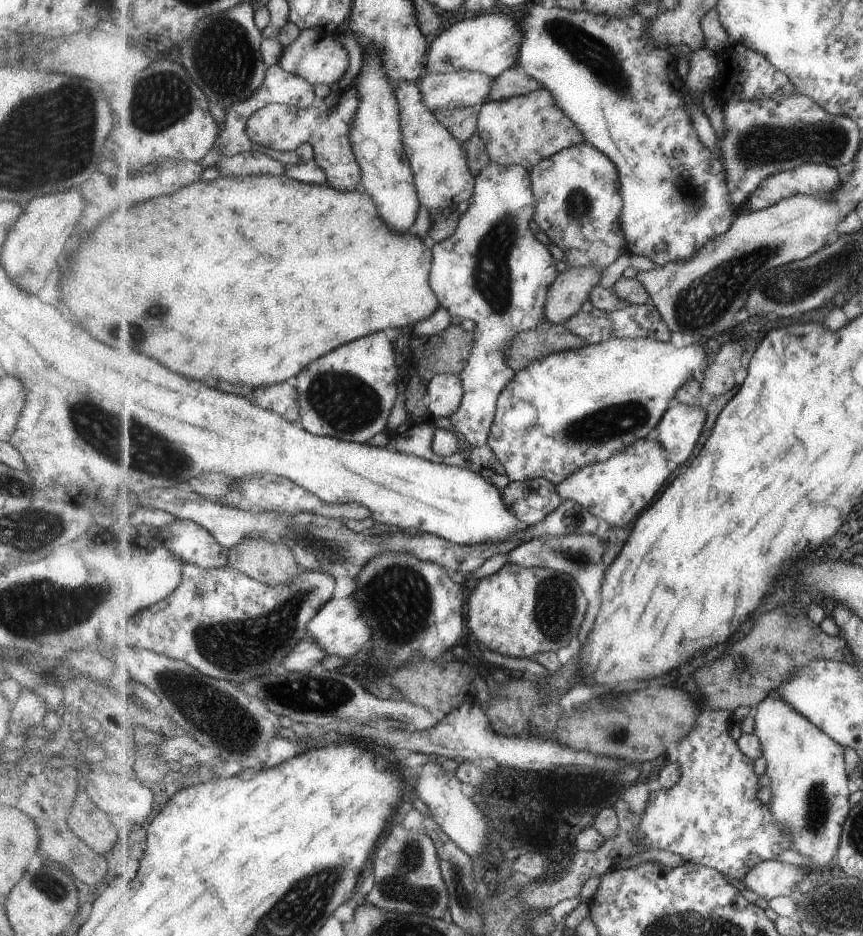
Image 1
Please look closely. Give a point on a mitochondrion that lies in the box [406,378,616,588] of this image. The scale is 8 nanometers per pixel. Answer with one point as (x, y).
(576, 556)

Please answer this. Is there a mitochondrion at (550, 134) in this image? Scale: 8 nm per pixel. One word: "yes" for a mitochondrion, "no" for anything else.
yes

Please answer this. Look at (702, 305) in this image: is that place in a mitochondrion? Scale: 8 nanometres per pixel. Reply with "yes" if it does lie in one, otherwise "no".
yes

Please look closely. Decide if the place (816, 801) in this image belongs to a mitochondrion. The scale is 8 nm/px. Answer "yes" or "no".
yes

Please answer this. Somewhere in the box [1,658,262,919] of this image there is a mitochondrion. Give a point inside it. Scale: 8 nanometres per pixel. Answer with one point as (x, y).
(49, 886)

